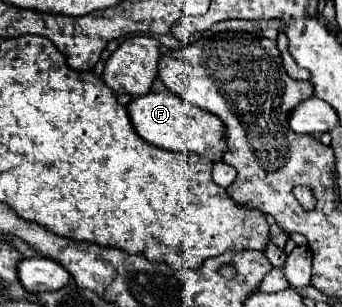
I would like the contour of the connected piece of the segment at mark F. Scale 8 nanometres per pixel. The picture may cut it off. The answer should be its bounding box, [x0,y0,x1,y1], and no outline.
[126,91,226,161]

